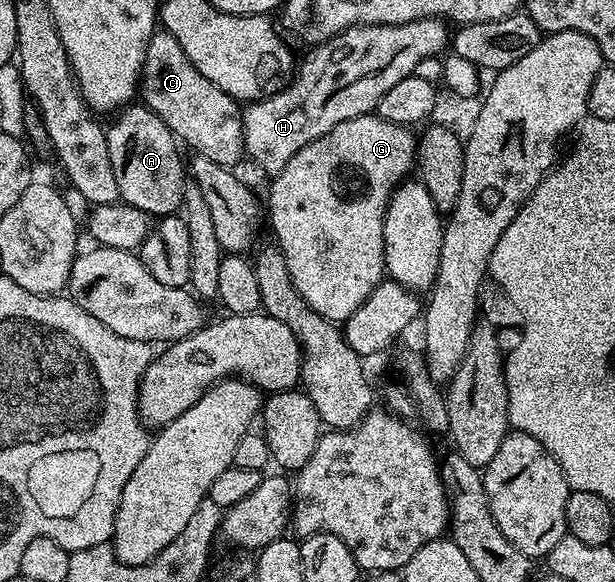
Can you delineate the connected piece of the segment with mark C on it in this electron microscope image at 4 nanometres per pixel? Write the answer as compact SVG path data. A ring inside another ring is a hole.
M156 31L150 36L142 64L140 101L172 130L183 146L191 145L197 156L227 167L234 167L238 160L243 160L246 144L239 102L220 91L216 83L204 79L204 75L192 67L188 55L184 55L180 43L168 32Z

